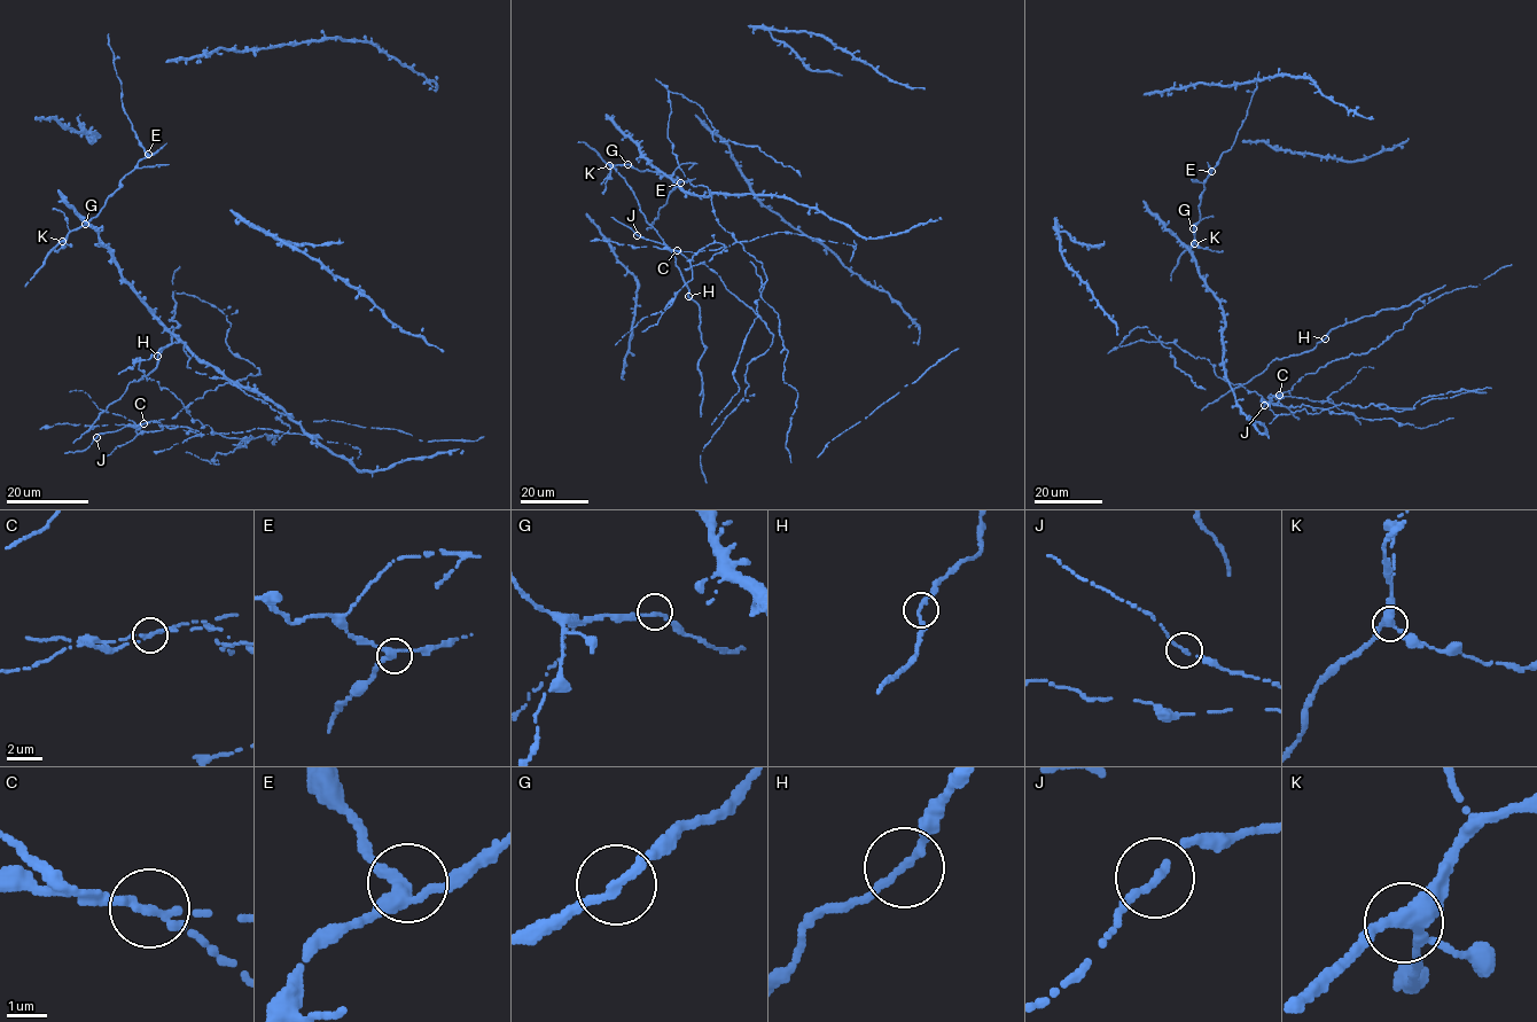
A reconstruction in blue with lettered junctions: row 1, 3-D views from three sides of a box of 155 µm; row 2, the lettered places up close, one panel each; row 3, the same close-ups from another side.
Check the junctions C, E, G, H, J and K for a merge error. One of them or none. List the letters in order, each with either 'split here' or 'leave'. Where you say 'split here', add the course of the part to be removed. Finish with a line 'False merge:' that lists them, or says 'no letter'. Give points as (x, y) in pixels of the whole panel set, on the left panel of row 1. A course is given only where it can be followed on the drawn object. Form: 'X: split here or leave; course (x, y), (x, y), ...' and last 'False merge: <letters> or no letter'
C: split here
E: leave
G: leave
H: leave
J: leave
K: leave
False merge: C

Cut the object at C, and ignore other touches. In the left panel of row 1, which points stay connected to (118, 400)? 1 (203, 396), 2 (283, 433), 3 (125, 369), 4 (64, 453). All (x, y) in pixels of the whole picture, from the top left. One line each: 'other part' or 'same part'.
1: same part
2: other part
3: other part
4: same part

